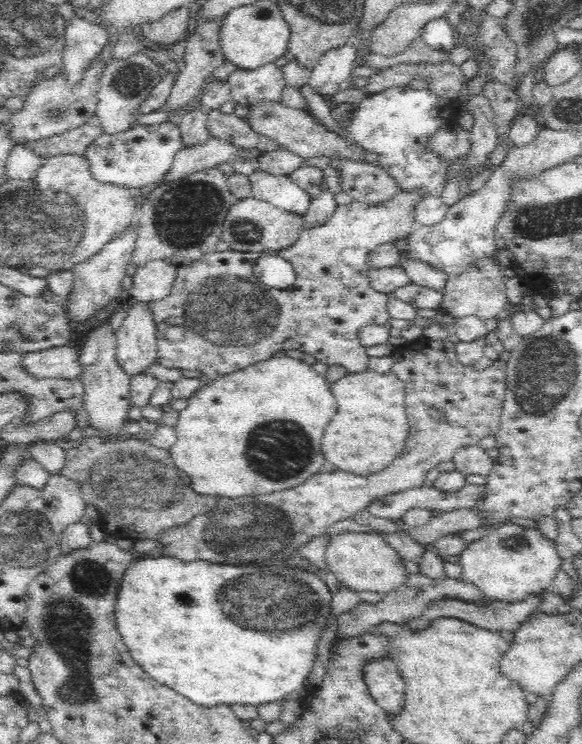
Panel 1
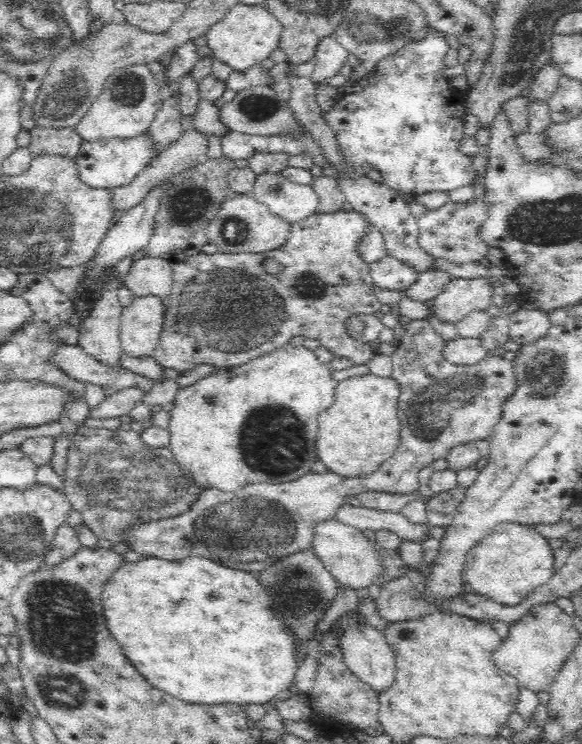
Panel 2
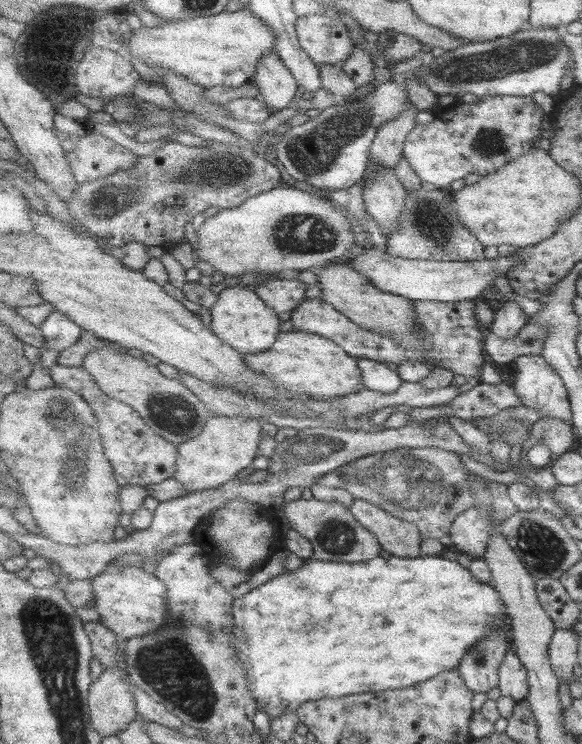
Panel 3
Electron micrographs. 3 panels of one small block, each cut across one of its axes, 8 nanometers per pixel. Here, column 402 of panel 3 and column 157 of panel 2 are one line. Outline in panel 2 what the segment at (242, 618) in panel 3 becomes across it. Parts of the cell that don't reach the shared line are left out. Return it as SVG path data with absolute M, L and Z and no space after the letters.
M144 557L138 562L130 564L122 563L106 580L101 592L102 618L106 625L106 632L120 645L122 653L132 666L154 688L174 695L189 703L210 705L234 702L236 704L264 704L275 701L277 695L290 686L294 678L296 667L296 654L294 654L294 636L288 632L285 622L279 616L279 610L283 609L278 604L278 612L270 608L271 600L268 593L262 589L260 583L256 583L256 576L242 570L218 564L206 557L188 557L182 560L170 560L168 558Z

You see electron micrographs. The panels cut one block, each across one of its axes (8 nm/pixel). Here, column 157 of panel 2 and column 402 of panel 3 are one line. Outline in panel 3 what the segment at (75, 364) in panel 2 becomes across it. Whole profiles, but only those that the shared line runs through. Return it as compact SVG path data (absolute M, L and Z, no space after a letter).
M361 358L358 361L363 369L365 385L368 389L384 393L394 393L402 389L405 381L398 371L392 370L386 363L369 358Z

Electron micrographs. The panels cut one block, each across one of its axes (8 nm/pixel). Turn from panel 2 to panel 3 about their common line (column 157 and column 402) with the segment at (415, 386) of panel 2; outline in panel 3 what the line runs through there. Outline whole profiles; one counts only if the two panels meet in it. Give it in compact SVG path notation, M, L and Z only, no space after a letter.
M357 499L352 512L368 530L377 535L386 551L397 557L416 558L422 554L424 536L412 522L397 518L373 502Z

